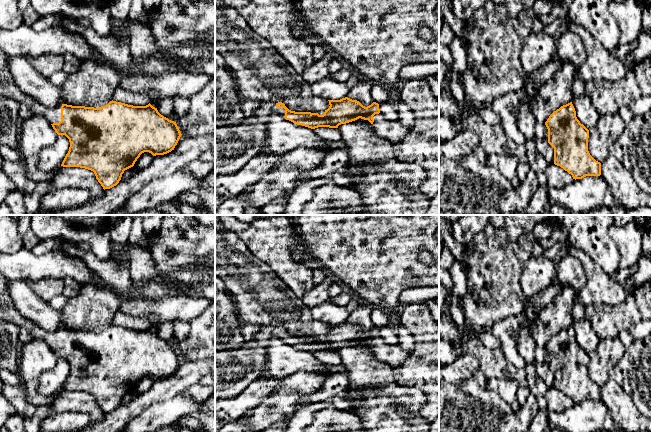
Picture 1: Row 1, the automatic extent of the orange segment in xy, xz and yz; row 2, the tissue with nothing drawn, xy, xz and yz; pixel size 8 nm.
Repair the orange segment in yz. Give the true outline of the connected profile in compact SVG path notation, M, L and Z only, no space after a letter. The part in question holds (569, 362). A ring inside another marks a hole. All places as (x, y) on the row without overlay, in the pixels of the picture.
M572 326L554 335L545 349L548 353L548 367L554 372L555 389L571 398L575 404L601 399L601 387L596 385L588 375L589 354L577 343Z

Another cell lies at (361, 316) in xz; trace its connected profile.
M361 301L357 309L350 313L347 321L352 324L357 324L363 330L367 331L373 327L371 320L371 313L373 308L373 306Z

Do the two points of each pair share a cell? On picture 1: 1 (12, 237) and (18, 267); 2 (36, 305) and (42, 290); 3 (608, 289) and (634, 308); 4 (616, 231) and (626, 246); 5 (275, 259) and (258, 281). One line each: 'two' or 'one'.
1: two
2: two
3: two
4: one
5: two

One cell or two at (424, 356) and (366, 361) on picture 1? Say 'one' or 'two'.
two

